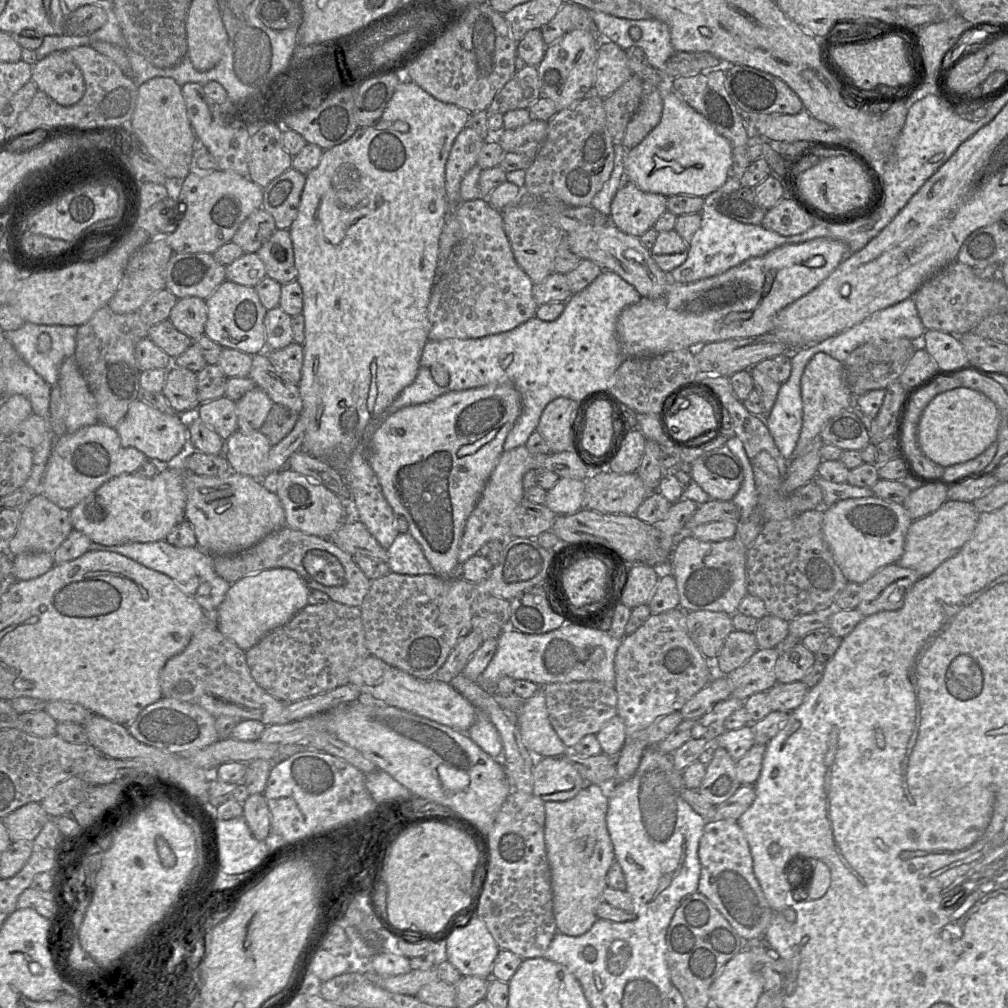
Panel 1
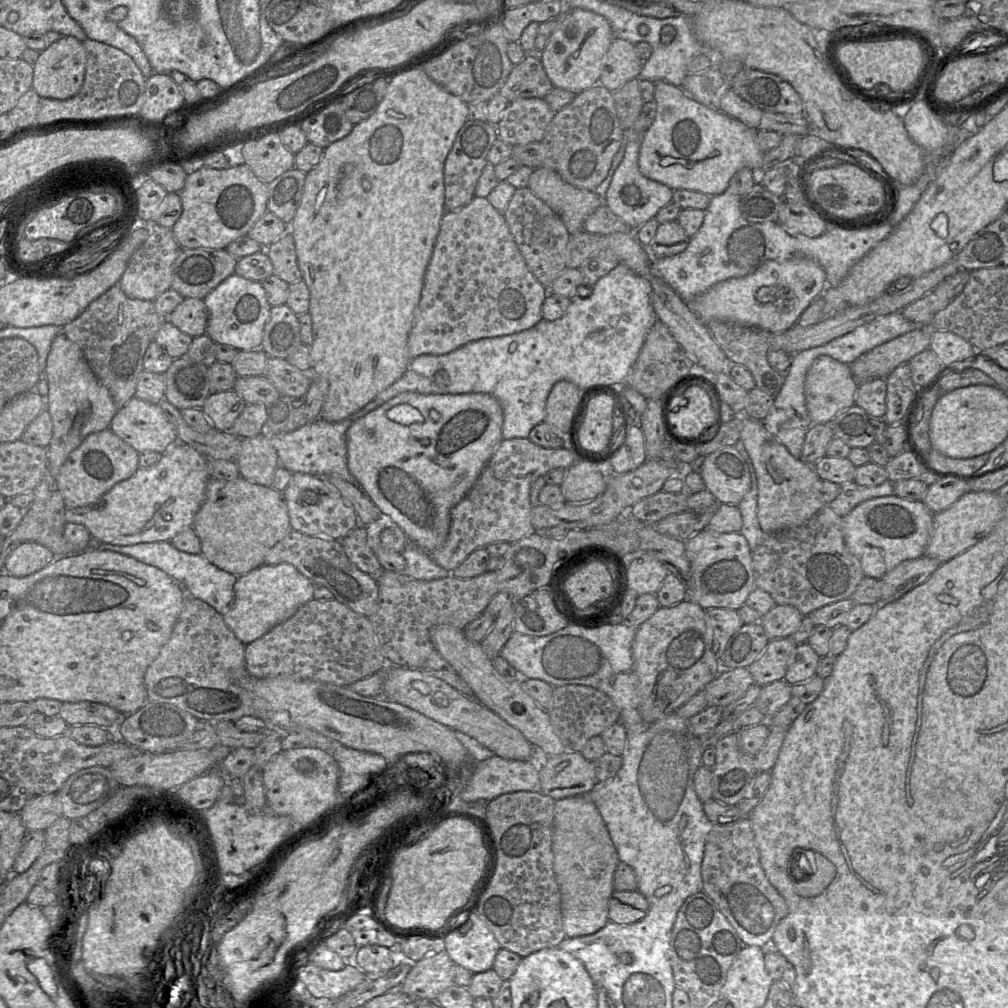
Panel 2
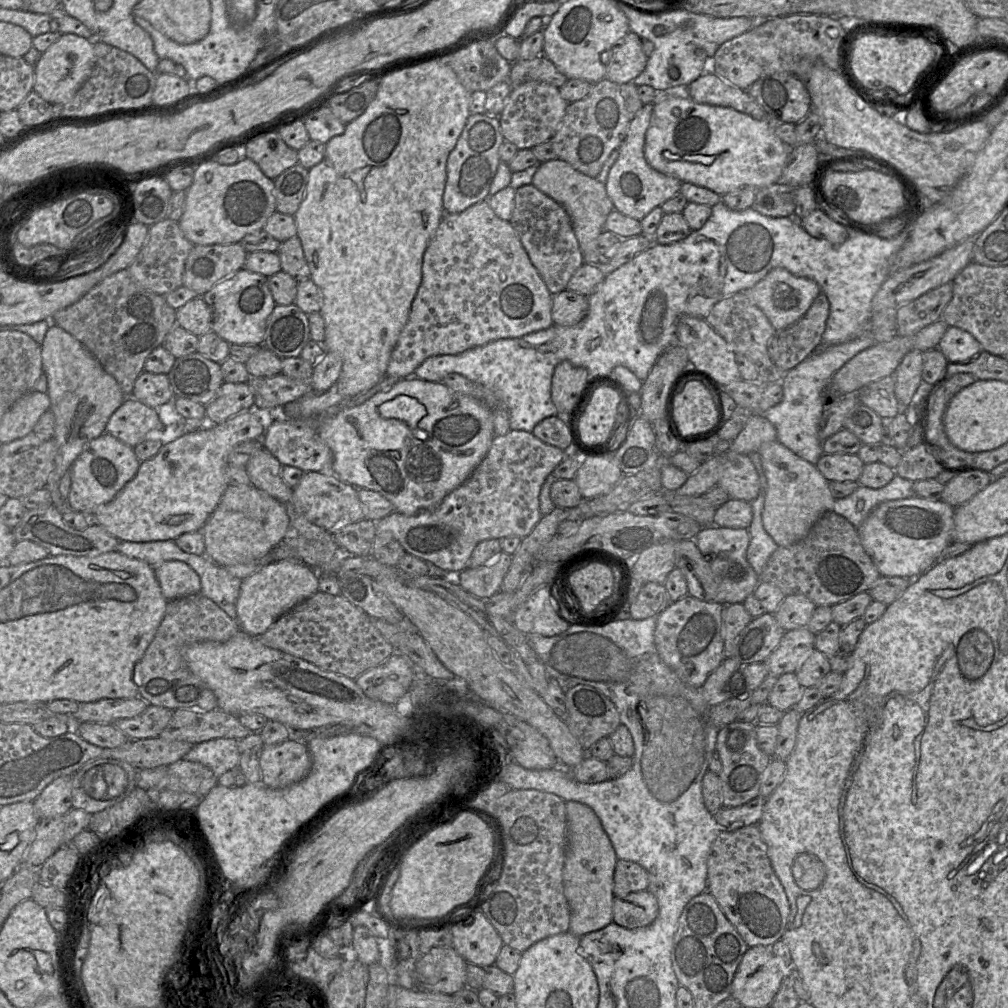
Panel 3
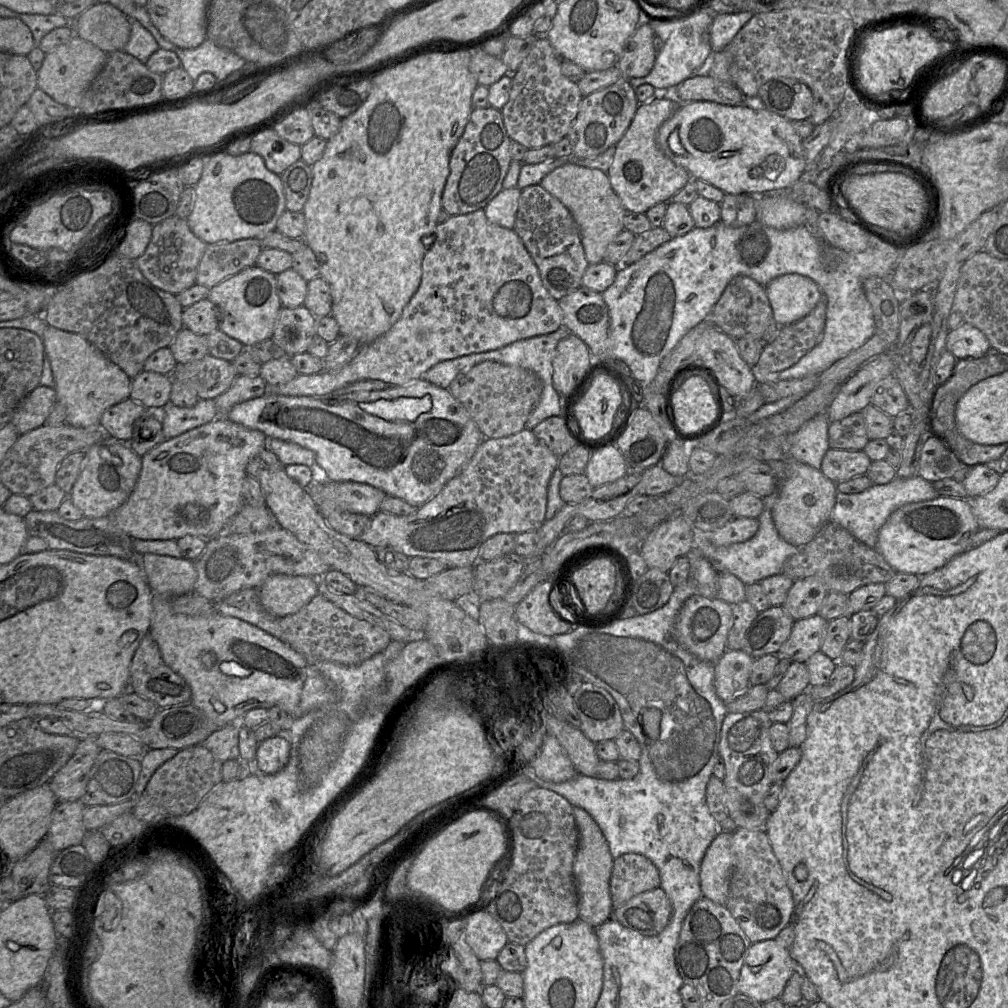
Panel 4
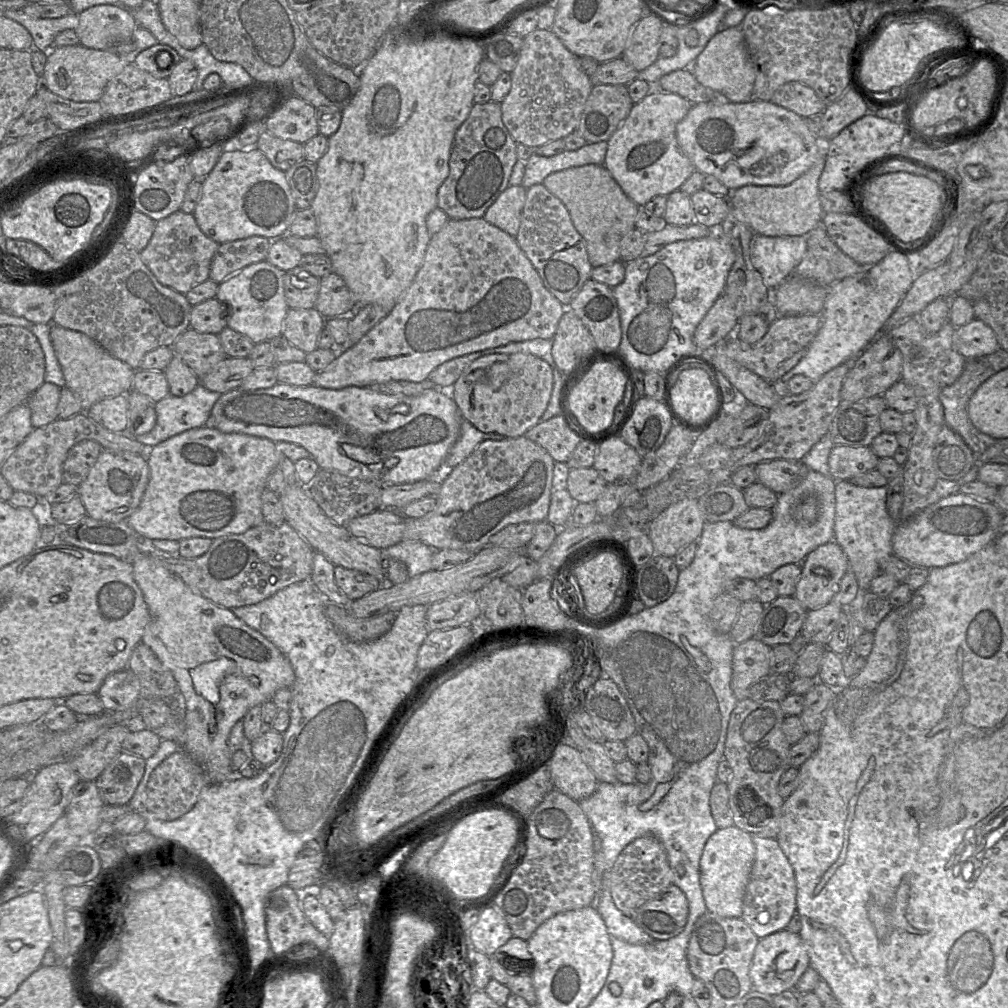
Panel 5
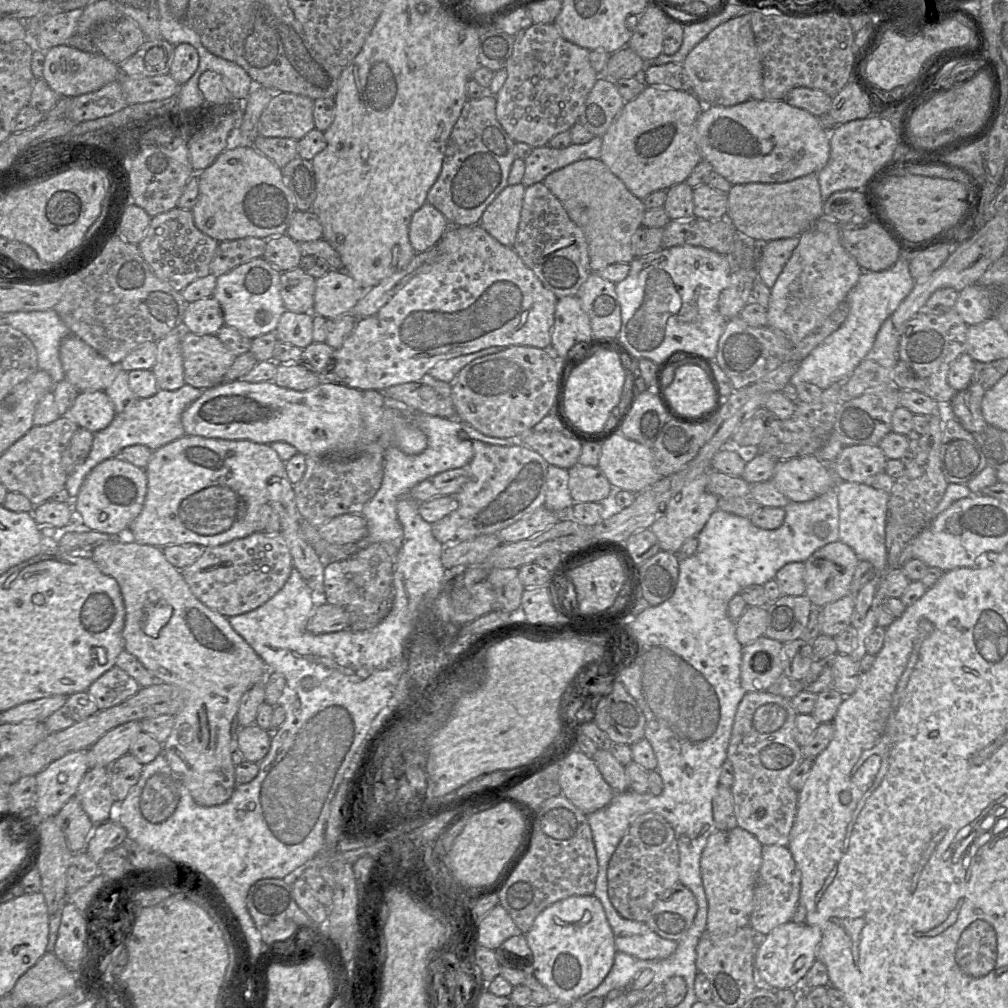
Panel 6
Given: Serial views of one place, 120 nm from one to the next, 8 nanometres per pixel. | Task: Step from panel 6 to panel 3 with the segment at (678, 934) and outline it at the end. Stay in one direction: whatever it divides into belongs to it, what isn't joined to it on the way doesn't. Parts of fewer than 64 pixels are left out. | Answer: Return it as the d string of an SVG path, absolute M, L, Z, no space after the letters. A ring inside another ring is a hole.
M648 890L631 892L613 899L613 922L626 928L637 929L654 922L659 913L656 897Z

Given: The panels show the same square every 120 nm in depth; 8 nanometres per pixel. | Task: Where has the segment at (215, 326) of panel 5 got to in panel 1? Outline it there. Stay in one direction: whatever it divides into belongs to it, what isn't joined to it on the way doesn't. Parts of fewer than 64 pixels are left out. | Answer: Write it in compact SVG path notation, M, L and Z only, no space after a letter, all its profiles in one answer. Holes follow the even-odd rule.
M195 296L178 299L168 318L178 331L192 340L205 335L207 319L206 300Z

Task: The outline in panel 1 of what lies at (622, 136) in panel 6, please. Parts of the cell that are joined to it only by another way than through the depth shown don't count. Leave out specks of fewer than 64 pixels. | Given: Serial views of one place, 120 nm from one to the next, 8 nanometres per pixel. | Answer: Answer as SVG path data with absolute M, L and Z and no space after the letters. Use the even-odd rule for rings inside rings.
M626 180L617 190L610 208L611 223L640 238L667 211L667 197L642 191Z

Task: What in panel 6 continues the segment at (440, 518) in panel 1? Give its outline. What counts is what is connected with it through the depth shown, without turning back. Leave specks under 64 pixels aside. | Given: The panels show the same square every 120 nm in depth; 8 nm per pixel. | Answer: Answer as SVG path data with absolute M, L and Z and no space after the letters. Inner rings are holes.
M235 380L204 390L182 414L185 435L222 440L248 440L270 444L286 442L305 455L329 453L380 453L396 445L404 453L416 455L427 447L427 436L409 419L407 413L385 407L385 393L377 390L359 390L333 381L323 381L306 390L281 387L273 381L250 383Z

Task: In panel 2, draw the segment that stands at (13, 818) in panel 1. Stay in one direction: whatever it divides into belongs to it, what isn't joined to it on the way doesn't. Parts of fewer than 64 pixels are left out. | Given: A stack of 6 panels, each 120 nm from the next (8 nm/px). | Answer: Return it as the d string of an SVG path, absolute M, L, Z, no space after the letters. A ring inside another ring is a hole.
M56 793L42 794L30 799L18 813L27 831L45 831L62 816L62 805Z

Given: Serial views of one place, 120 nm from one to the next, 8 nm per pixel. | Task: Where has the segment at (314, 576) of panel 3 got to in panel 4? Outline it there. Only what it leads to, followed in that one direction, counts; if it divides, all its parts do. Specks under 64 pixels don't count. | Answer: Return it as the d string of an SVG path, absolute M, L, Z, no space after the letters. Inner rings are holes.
M277 574L259 588L260 603L271 615L295 614L318 594L317 578Z

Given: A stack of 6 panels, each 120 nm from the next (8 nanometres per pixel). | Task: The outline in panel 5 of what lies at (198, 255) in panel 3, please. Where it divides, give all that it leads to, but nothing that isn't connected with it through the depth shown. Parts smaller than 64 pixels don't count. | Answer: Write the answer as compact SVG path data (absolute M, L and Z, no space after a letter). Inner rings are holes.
M251 236L220 244L210 264L209 279L220 284L244 267L265 261L271 241L265 237Z

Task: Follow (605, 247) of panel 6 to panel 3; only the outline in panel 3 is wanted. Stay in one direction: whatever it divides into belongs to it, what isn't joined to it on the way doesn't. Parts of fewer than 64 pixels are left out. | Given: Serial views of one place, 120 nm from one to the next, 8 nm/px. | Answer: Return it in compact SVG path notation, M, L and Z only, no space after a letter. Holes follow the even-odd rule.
M556 159L541 163L531 184L567 211L582 253L605 230L606 219L614 210L614 205L607 194L606 185L598 179L579 172L566 161Z

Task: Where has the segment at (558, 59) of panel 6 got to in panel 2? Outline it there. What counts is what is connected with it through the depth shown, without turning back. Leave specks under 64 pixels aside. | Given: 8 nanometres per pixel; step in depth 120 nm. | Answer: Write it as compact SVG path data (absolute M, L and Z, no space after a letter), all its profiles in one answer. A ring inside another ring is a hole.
M544 98L515 100L507 105L496 125L498 139L512 147L541 142L556 113Z

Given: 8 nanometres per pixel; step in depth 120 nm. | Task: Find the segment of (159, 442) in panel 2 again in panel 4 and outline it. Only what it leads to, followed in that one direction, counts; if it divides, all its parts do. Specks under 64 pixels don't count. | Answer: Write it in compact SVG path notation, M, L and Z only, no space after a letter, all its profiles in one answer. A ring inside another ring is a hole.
M127 398L110 408L101 416L100 426L109 437L122 443L129 443L132 437L133 423L147 413L140 403Z

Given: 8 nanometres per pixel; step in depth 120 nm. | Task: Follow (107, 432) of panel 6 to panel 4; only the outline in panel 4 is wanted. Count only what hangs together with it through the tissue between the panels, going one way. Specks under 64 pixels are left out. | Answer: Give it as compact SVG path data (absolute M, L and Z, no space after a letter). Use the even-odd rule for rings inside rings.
M199 399L196 405L190 408L178 407L168 402L162 408L163 441L210 423L218 417L220 416L214 400Z

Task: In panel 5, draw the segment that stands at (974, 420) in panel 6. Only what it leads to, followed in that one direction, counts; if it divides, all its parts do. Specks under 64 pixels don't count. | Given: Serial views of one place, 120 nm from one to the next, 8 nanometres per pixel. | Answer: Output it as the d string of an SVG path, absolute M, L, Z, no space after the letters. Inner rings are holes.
M967 359L963 371L951 385L939 392L945 425L958 433L978 456L996 442L996 438L979 431L968 416L968 403L978 387L996 372L979 359Z

